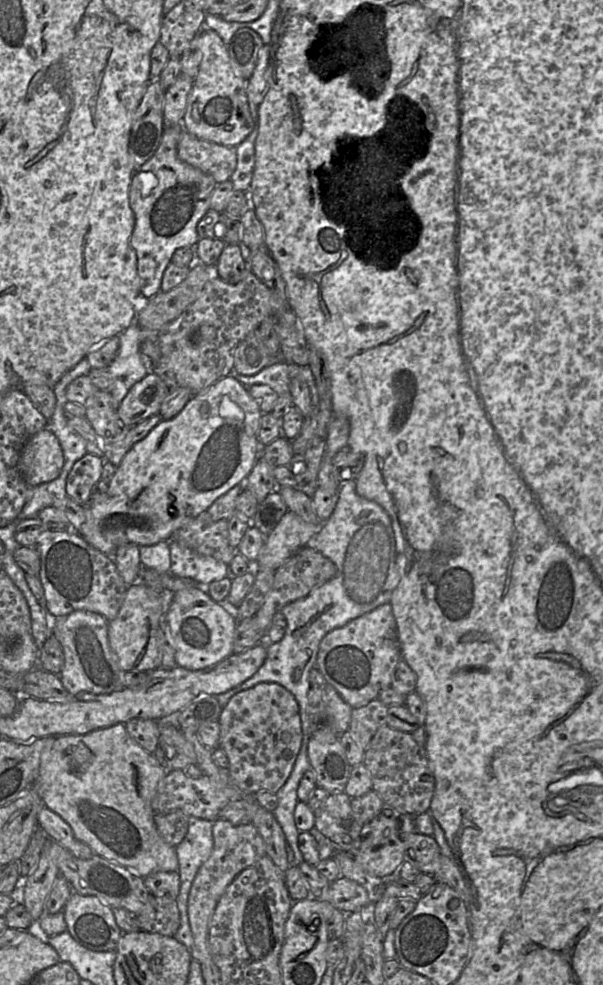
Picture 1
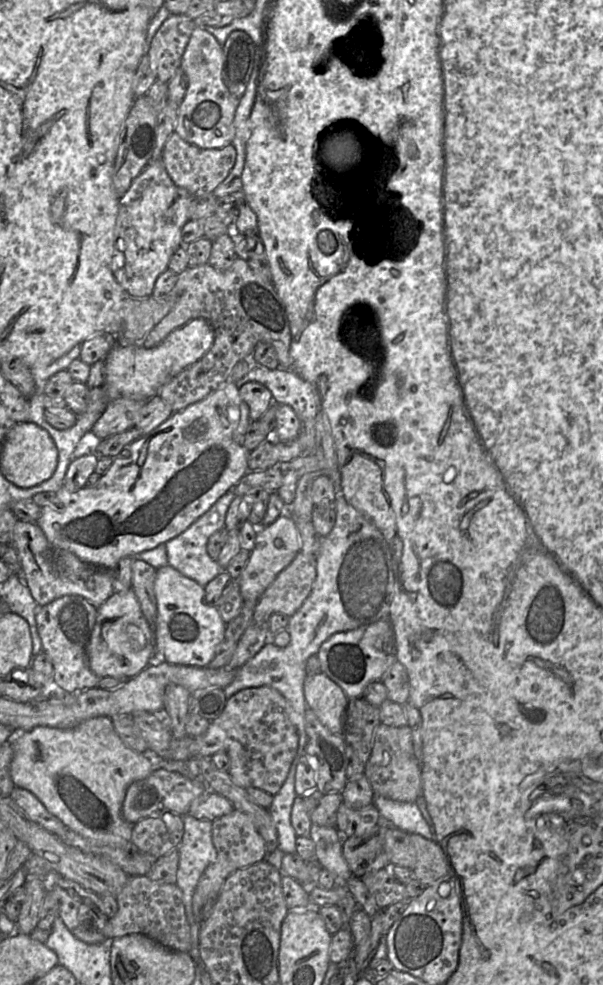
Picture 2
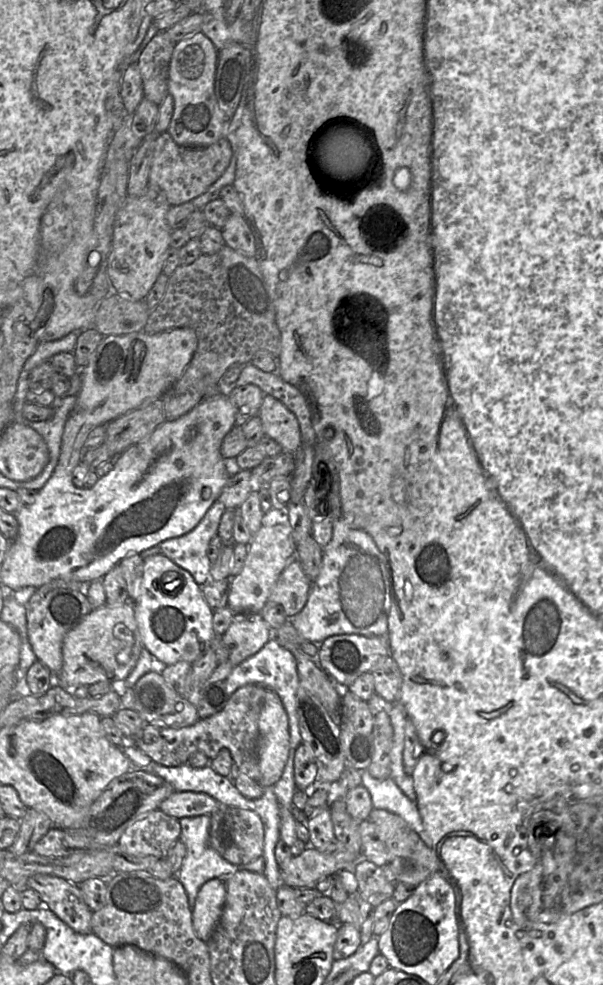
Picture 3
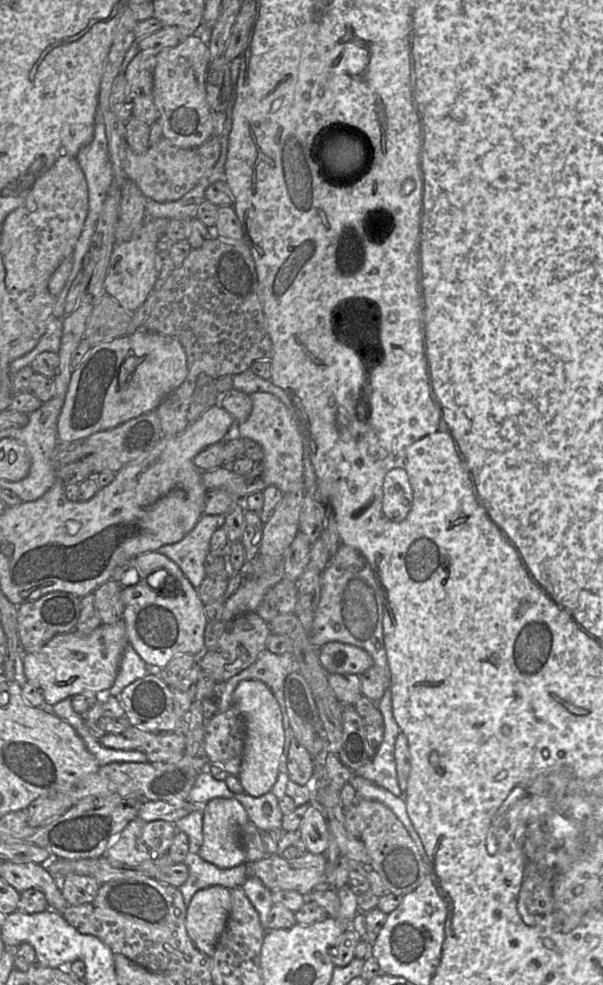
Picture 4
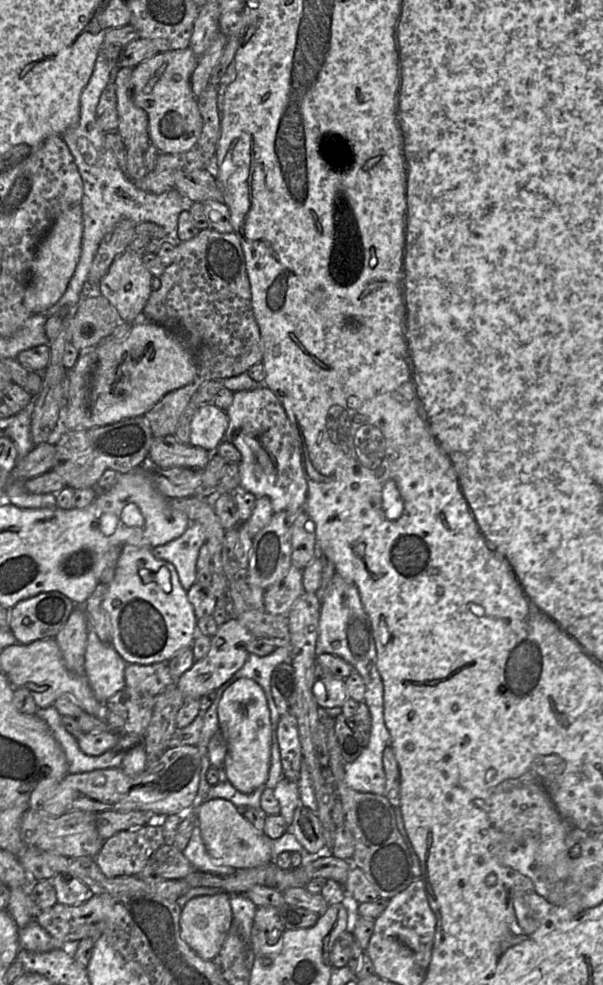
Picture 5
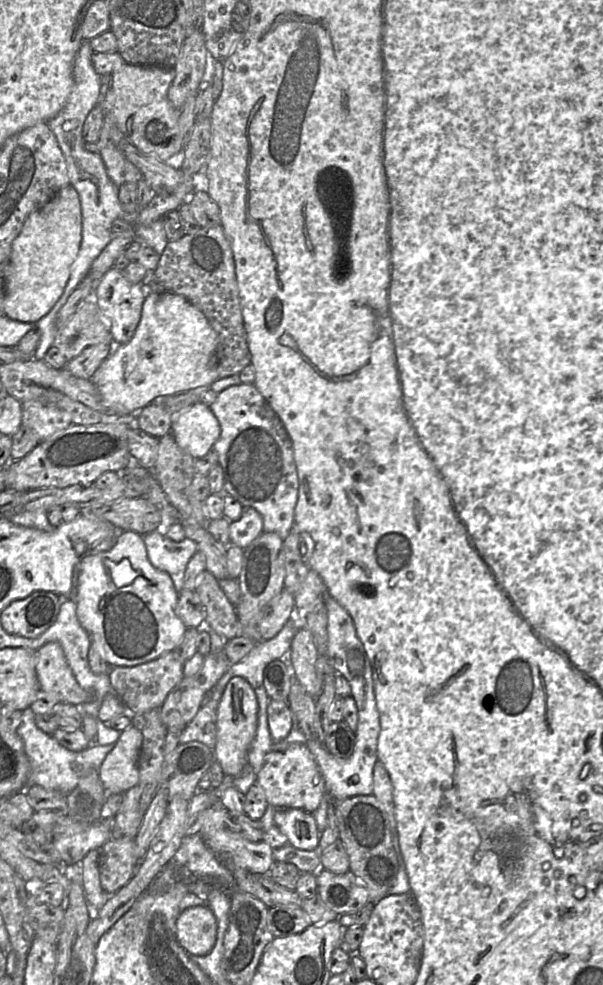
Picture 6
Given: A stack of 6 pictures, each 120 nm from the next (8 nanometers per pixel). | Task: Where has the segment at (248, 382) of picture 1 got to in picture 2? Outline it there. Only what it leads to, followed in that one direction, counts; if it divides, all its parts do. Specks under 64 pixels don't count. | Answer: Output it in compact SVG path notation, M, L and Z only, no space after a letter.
M258 365L235 382L240 387L247 382L259 382L272 393L274 403L289 405L299 420L312 421L319 412L319 395L311 383L292 369L268 369Z

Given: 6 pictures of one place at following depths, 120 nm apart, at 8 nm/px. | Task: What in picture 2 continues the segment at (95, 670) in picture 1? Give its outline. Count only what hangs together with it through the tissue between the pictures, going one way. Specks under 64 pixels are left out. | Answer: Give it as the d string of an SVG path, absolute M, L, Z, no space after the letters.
M66 595L46 605L40 606L36 613L37 629L42 640L42 651L50 657L53 664L53 681L67 693L76 694L87 689L97 688L101 680L101 678L91 670L88 656L88 644L96 623L97 609L98 608L81 596Z

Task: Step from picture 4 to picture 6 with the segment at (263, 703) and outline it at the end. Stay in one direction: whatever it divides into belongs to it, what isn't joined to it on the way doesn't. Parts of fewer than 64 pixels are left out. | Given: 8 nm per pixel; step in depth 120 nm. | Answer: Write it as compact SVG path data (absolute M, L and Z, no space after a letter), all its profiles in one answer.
M242 677L231 678L218 705L214 748L215 759L220 763L225 775L236 777L248 765L247 754L257 730L258 709L257 696L250 683Z

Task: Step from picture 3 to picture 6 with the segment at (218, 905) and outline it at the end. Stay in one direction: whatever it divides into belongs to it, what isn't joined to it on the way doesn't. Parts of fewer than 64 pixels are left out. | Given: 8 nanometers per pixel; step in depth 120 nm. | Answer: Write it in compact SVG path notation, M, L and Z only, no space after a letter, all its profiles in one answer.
M204 903L180 912L176 920L176 938L188 954L208 954L217 939L217 920L209 906Z

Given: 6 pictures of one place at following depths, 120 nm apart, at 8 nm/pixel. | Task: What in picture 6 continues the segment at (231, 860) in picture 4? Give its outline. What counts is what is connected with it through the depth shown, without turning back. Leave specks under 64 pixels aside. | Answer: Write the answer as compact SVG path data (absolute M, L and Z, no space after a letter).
M215 804L207 811L201 836L214 852L228 852L233 862L252 874L265 874L274 862L273 848L264 841L253 842L237 832L227 809Z

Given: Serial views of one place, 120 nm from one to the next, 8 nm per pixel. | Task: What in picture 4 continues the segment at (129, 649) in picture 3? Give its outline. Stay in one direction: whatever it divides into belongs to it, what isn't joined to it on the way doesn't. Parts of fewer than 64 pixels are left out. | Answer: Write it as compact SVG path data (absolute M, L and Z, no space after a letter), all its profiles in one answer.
M123 619L111 625L101 624L89 634L70 631L56 635L37 652L26 652L23 658L24 673L27 682L41 689L49 706L78 694L104 694L116 680L128 645Z

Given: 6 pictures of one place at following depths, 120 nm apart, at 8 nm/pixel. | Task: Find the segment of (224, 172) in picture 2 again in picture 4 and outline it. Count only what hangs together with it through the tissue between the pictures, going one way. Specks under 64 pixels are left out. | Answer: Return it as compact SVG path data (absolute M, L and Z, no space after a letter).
M162 137L159 143L149 146L144 154L136 154L127 146L122 163L128 179L137 184L145 197L158 202L171 202L182 198L202 178L208 176L216 165L220 153L219 137L212 137L195 148L178 148Z

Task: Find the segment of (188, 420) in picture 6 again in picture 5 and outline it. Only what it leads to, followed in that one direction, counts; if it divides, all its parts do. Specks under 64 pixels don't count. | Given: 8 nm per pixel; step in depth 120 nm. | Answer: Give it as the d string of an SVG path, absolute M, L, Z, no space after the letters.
M212 402L198 407L191 421L189 445L216 451L224 441L228 424L226 412Z

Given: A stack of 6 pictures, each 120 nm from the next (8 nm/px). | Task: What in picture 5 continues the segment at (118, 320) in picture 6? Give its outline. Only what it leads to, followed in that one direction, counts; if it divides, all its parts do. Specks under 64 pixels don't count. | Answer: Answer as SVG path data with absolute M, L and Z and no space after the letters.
M127 249L113 261L98 284L98 292L108 299L122 320L128 323L134 323L140 319L152 292L153 275L144 266L142 256Z

